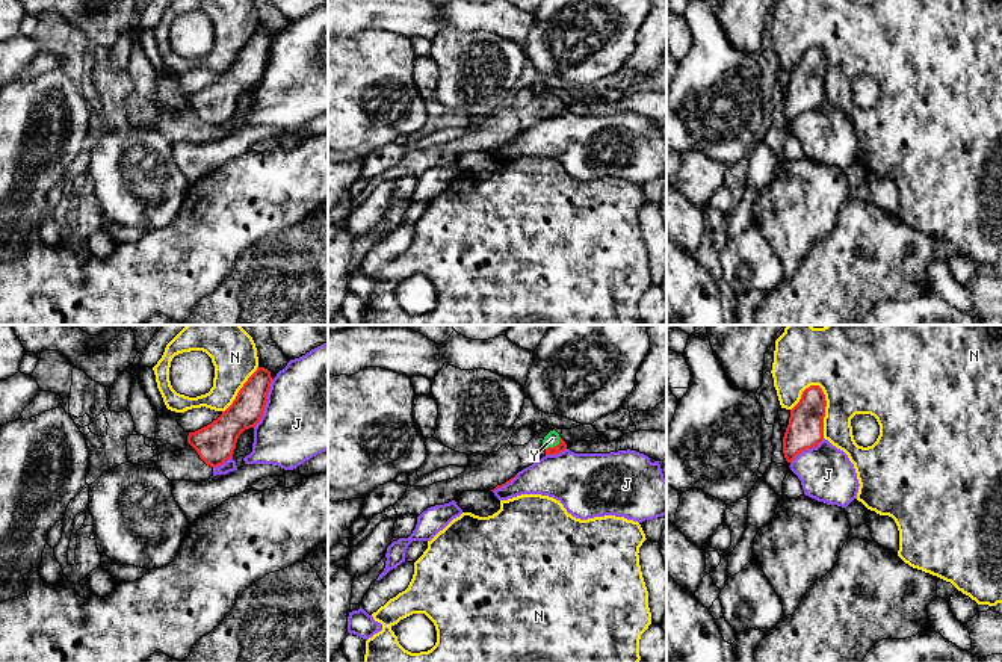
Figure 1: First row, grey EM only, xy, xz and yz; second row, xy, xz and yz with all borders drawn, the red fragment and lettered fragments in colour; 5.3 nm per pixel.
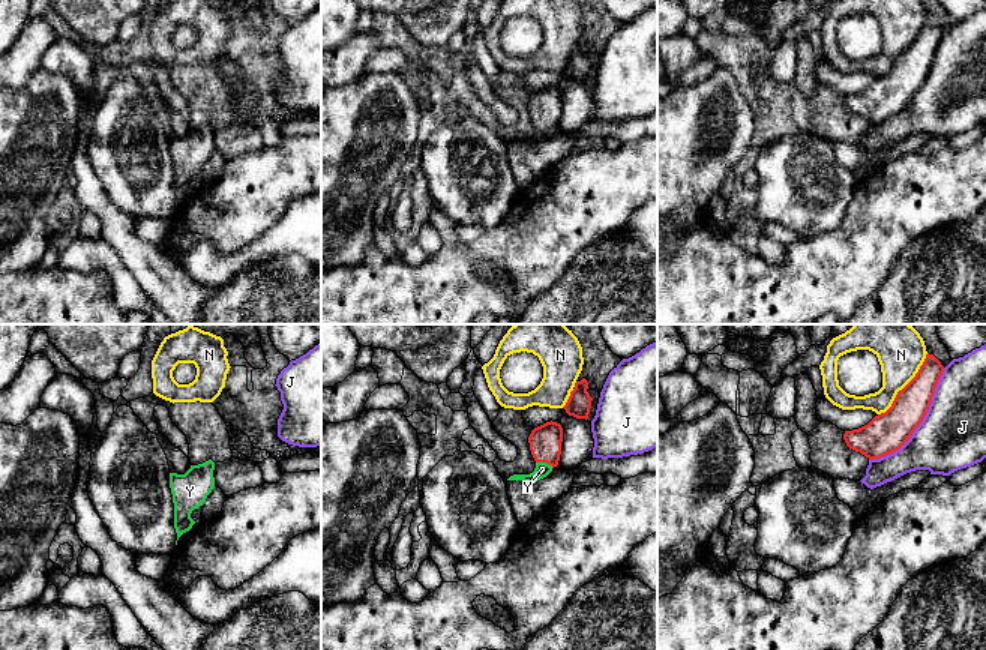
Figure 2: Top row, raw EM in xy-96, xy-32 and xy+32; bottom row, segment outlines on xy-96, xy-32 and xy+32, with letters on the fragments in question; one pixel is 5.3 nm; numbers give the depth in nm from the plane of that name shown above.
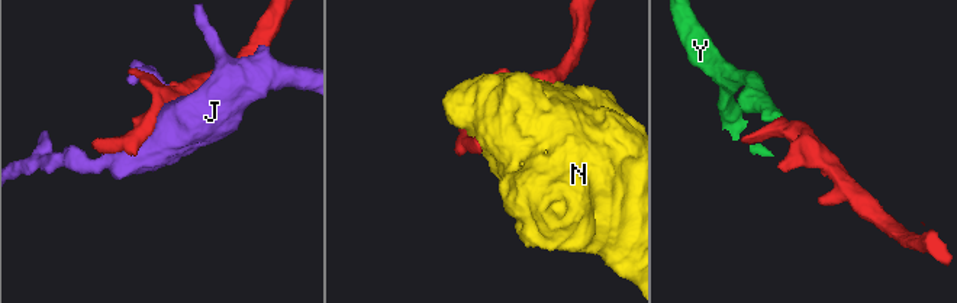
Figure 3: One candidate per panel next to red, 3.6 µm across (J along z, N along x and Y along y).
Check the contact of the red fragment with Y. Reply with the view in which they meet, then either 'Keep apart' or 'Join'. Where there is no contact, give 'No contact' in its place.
Touches red in xz. Join

